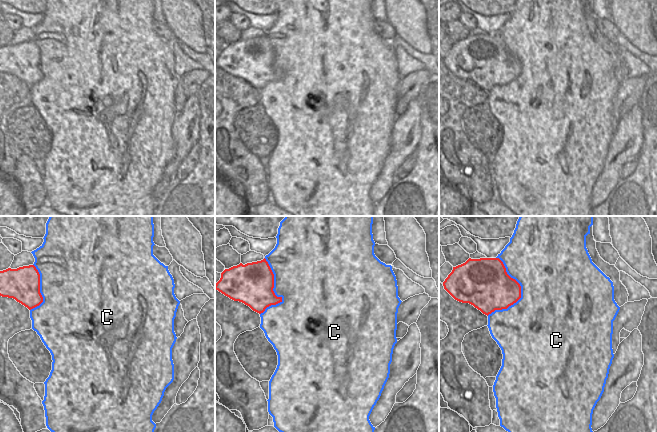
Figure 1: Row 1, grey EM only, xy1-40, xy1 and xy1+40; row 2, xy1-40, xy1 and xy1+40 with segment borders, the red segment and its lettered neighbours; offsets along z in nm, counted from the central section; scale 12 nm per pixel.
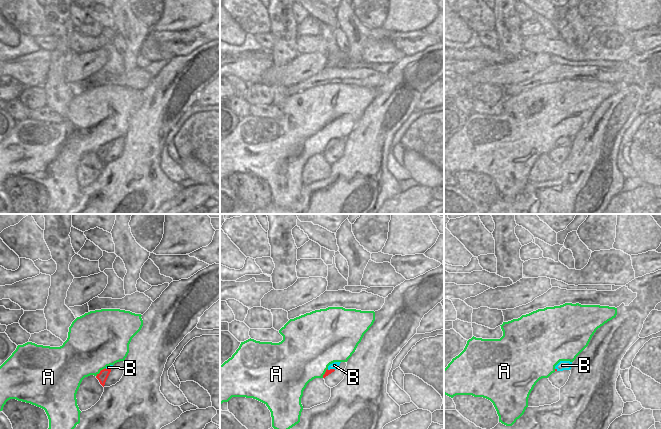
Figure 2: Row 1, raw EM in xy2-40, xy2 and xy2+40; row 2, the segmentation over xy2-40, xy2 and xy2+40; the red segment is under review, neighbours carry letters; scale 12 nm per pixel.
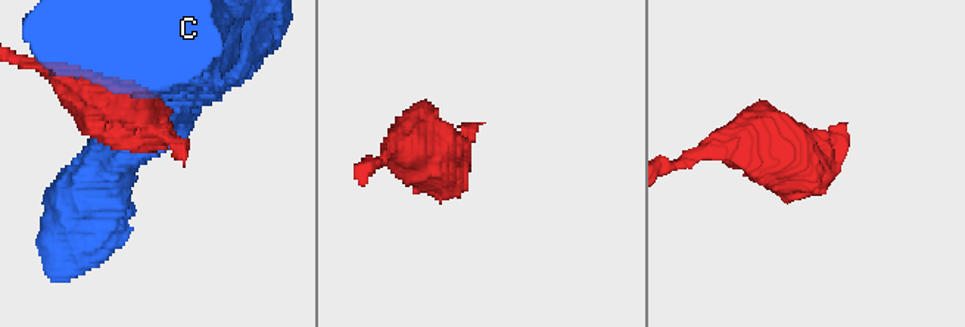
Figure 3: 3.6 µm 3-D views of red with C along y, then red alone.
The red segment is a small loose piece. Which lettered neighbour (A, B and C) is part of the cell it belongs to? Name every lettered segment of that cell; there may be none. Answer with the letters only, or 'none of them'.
B.

